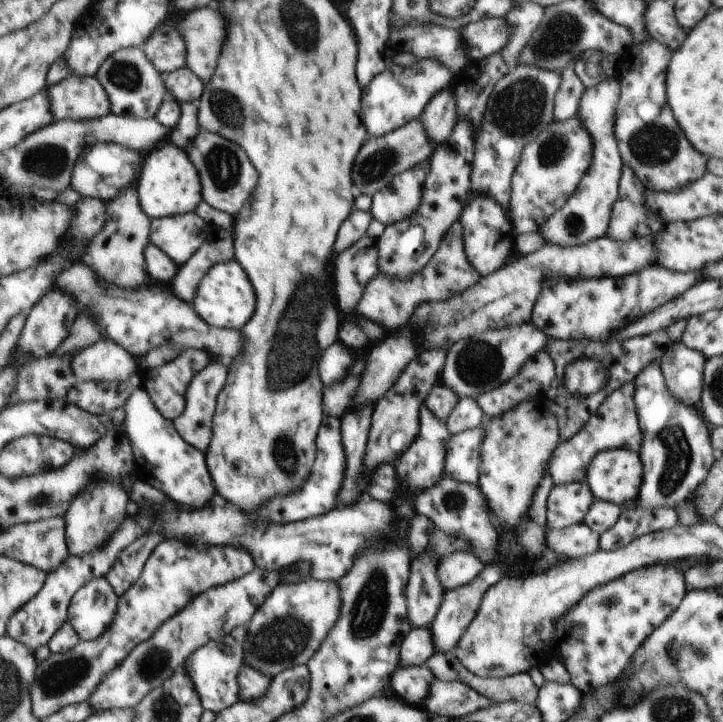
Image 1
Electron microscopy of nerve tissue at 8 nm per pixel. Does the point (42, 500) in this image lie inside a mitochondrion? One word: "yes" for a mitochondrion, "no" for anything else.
yes

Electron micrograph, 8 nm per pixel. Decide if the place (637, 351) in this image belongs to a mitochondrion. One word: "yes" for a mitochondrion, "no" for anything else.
no

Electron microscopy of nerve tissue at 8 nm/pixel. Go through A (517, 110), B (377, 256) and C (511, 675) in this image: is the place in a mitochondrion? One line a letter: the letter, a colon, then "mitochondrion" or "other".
A: mitochondrion
B: other
C: other

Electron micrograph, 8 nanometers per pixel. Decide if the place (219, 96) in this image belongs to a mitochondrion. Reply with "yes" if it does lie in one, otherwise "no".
yes

